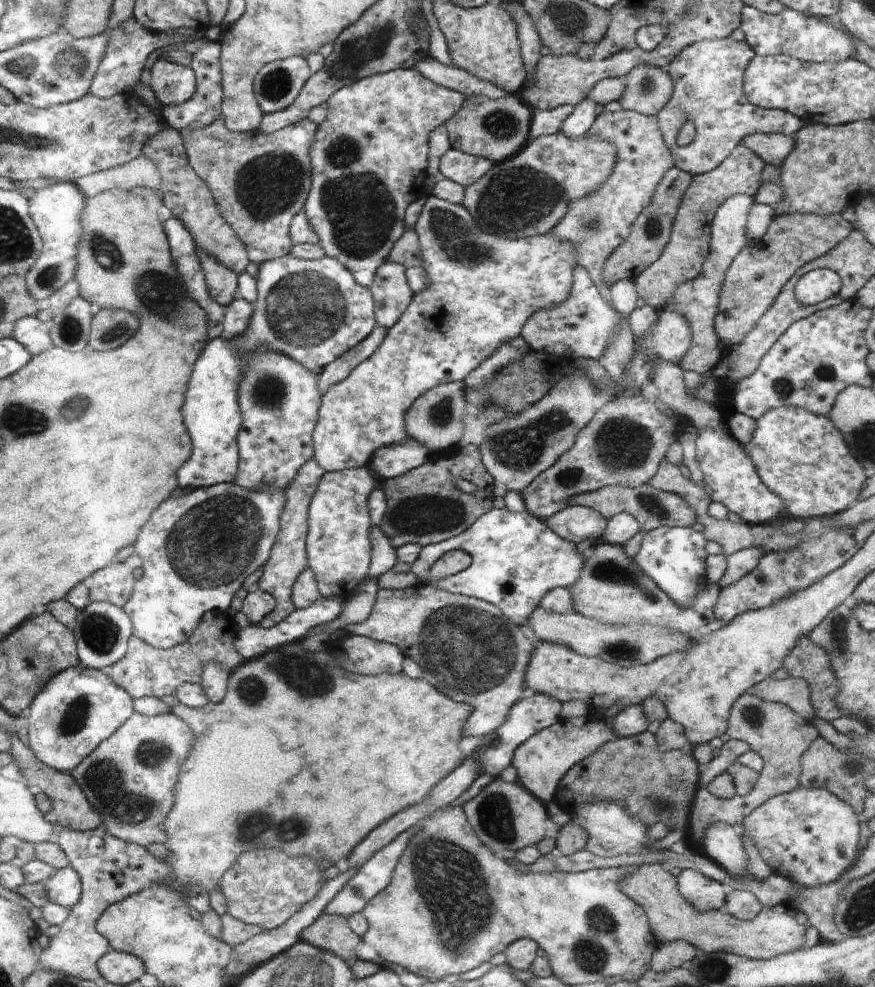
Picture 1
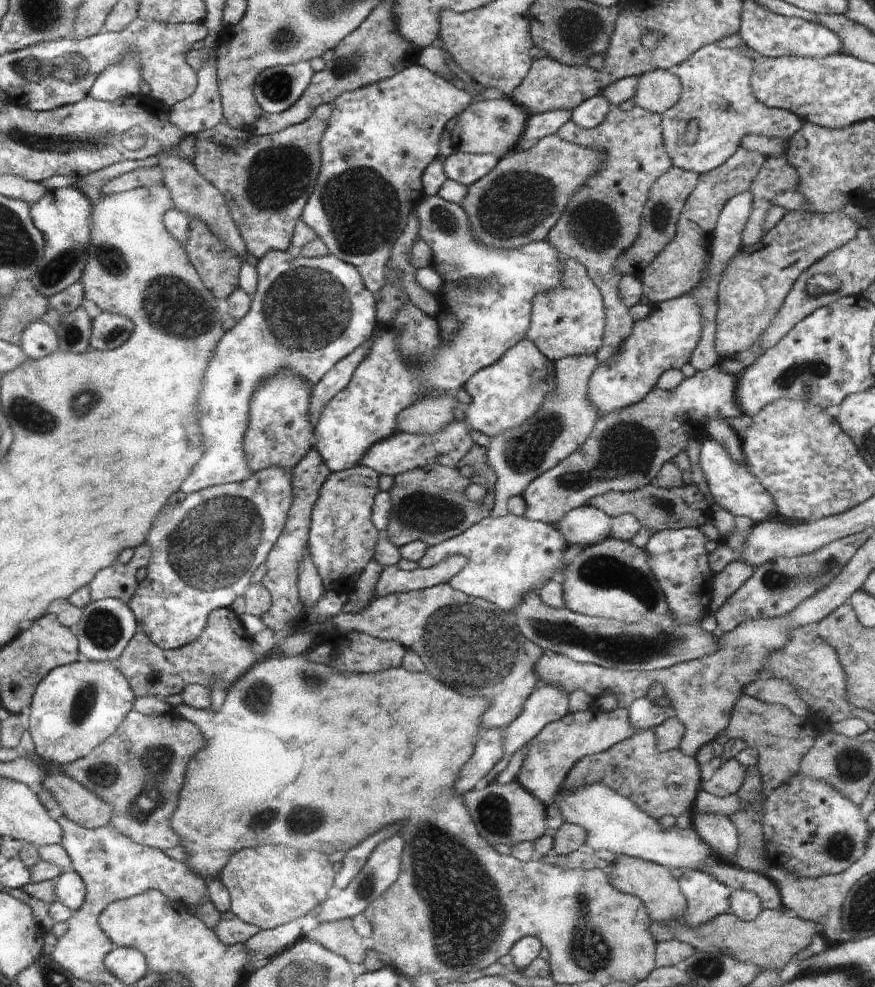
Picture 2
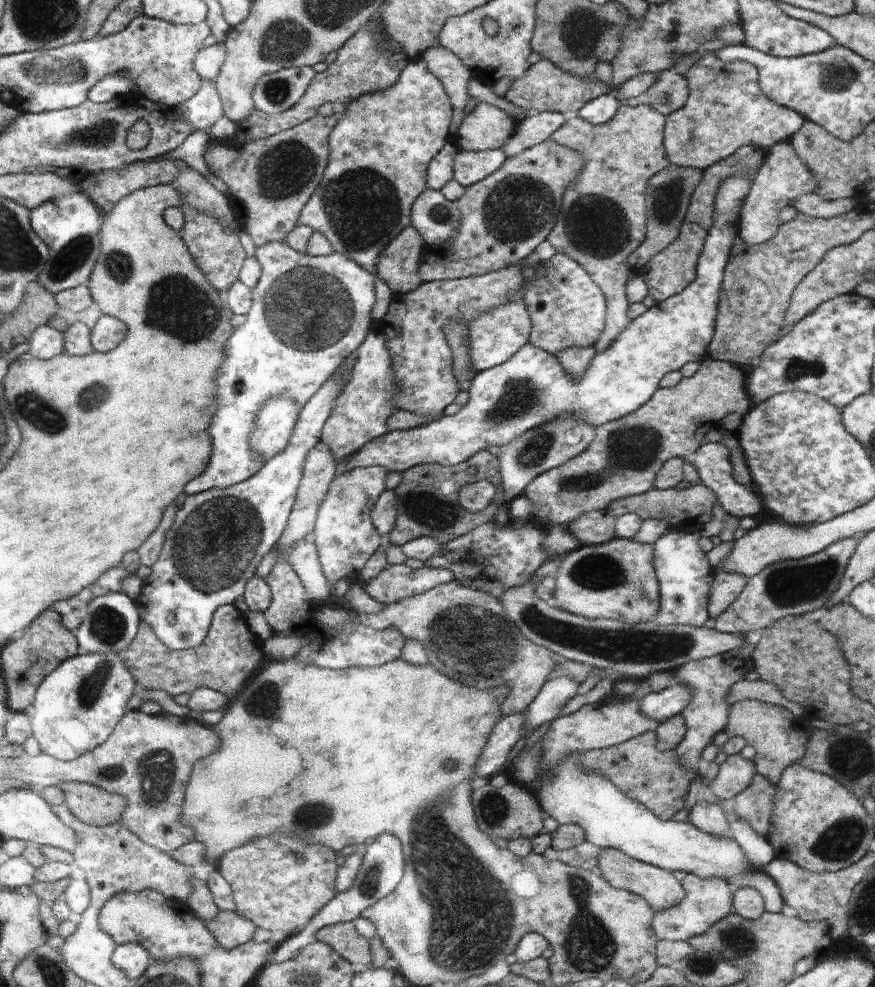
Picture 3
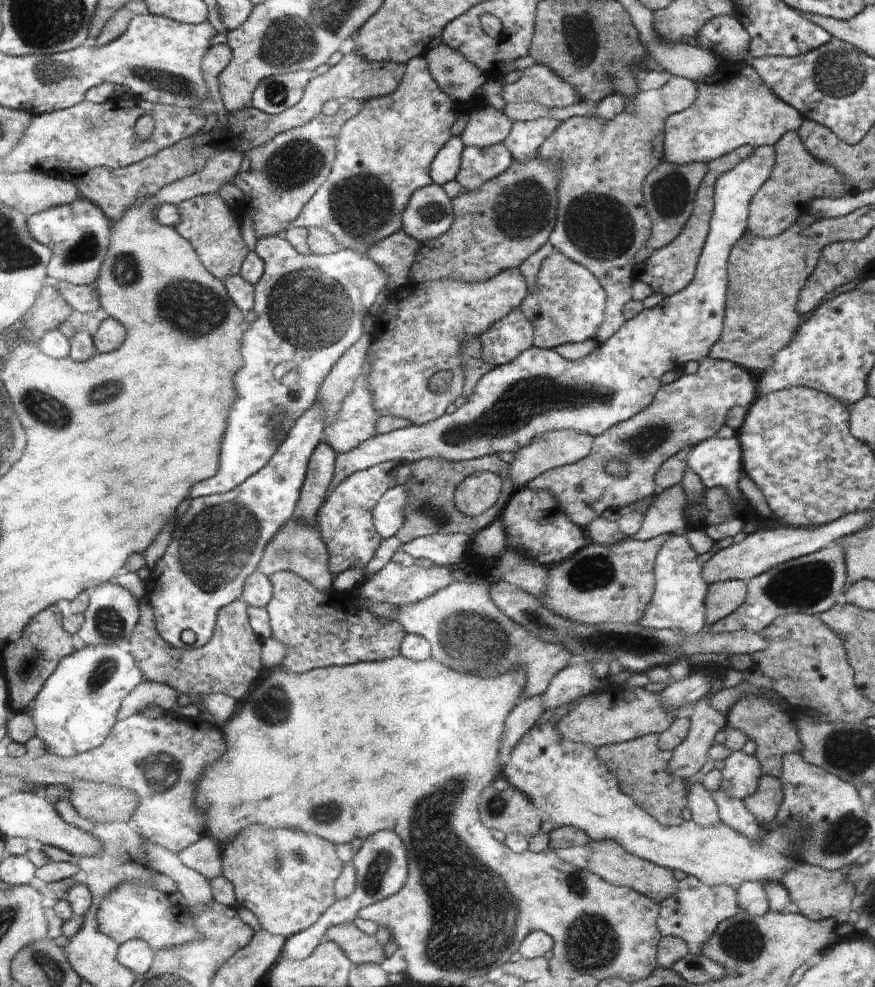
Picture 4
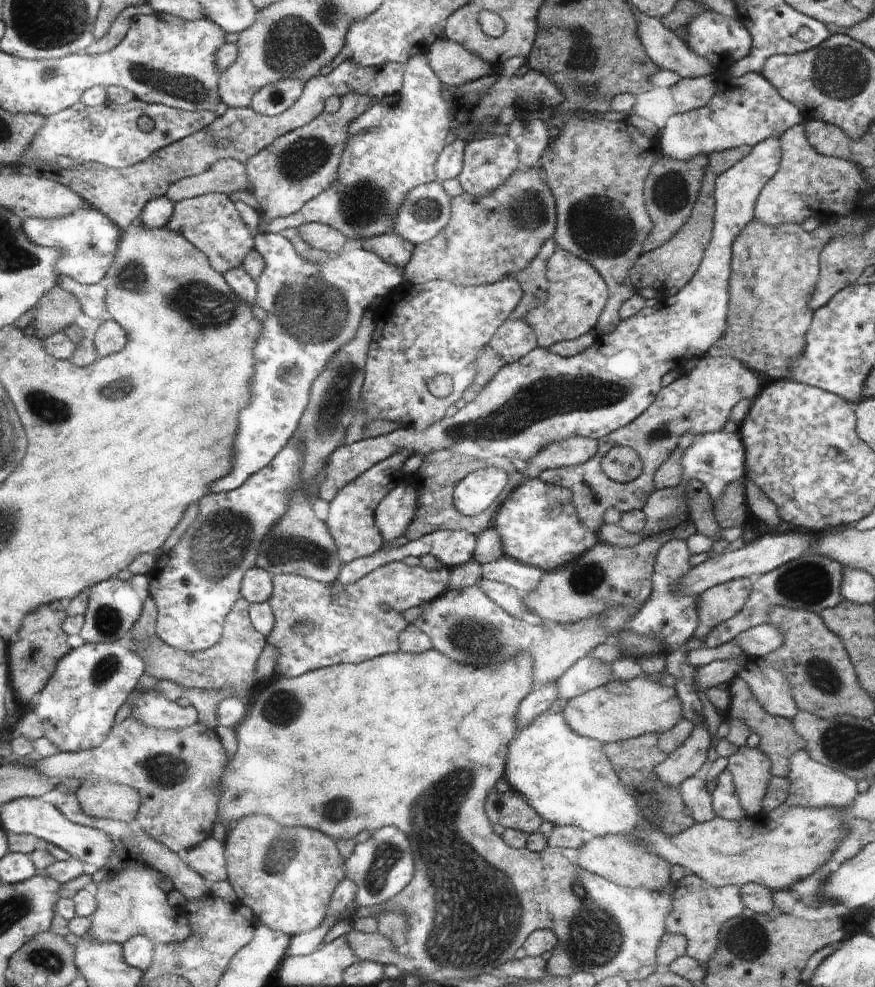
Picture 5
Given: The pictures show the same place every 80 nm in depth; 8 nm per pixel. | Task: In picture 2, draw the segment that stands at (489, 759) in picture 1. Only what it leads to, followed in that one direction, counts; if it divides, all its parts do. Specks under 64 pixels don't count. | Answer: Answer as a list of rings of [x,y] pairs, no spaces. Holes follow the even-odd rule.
[[[540,683],[527,698],[520,716],[506,726],[503,758],[512,755],[552,721],[559,721],[568,713],[568,694],[560,686]]]

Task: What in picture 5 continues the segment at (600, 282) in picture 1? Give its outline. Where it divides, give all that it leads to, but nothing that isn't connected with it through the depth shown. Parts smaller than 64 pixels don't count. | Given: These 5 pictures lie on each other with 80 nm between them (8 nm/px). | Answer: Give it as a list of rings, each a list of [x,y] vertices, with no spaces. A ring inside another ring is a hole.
[[[576,119],[571,122],[560,138],[552,141],[540,160],[543,179],[551,187],[558,208],[558,226],[553,234],[558,247],[586,259],[599,271],[607,282],[610,300],[599,318],[595,333],[612,332],[621,321],[619,310],[634,292],[630,272],[642,256],[643,244],[651,233],[653,224],[646,207],[643,190],[647,177],[661,156],[660,142],[644,136],[628,119],[607,121],[606,119]]]

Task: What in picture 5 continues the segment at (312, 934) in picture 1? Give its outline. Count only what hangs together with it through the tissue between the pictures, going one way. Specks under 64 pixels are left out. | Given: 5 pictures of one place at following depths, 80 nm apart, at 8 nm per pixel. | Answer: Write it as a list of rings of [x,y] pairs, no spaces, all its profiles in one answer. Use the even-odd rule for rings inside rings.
[[[352,931],[346,936],[349,938],[356,958],[360,961],[374,961],[383,965],[390,965],[398,960],[397,949],[392,941],[380,933],[361,933]]]

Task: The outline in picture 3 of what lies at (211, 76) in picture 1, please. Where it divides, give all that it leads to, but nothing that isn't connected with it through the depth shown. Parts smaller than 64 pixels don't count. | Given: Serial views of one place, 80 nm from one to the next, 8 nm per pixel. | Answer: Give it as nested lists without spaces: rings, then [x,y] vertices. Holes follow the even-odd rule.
[[[208,77],[200,80],[200,89],[192,98],[175,107],[176,114],[186,120],[195,130],[209,132],[210,128],[223,116],[222,104]]]

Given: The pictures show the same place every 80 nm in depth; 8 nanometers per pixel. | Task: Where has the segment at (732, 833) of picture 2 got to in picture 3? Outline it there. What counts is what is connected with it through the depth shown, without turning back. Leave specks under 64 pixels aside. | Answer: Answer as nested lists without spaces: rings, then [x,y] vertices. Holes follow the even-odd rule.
[[[706,800],[696,802],[696,806],[690,812],[690,824],[718,838],[733,838],[732,828],[721,807]]]

